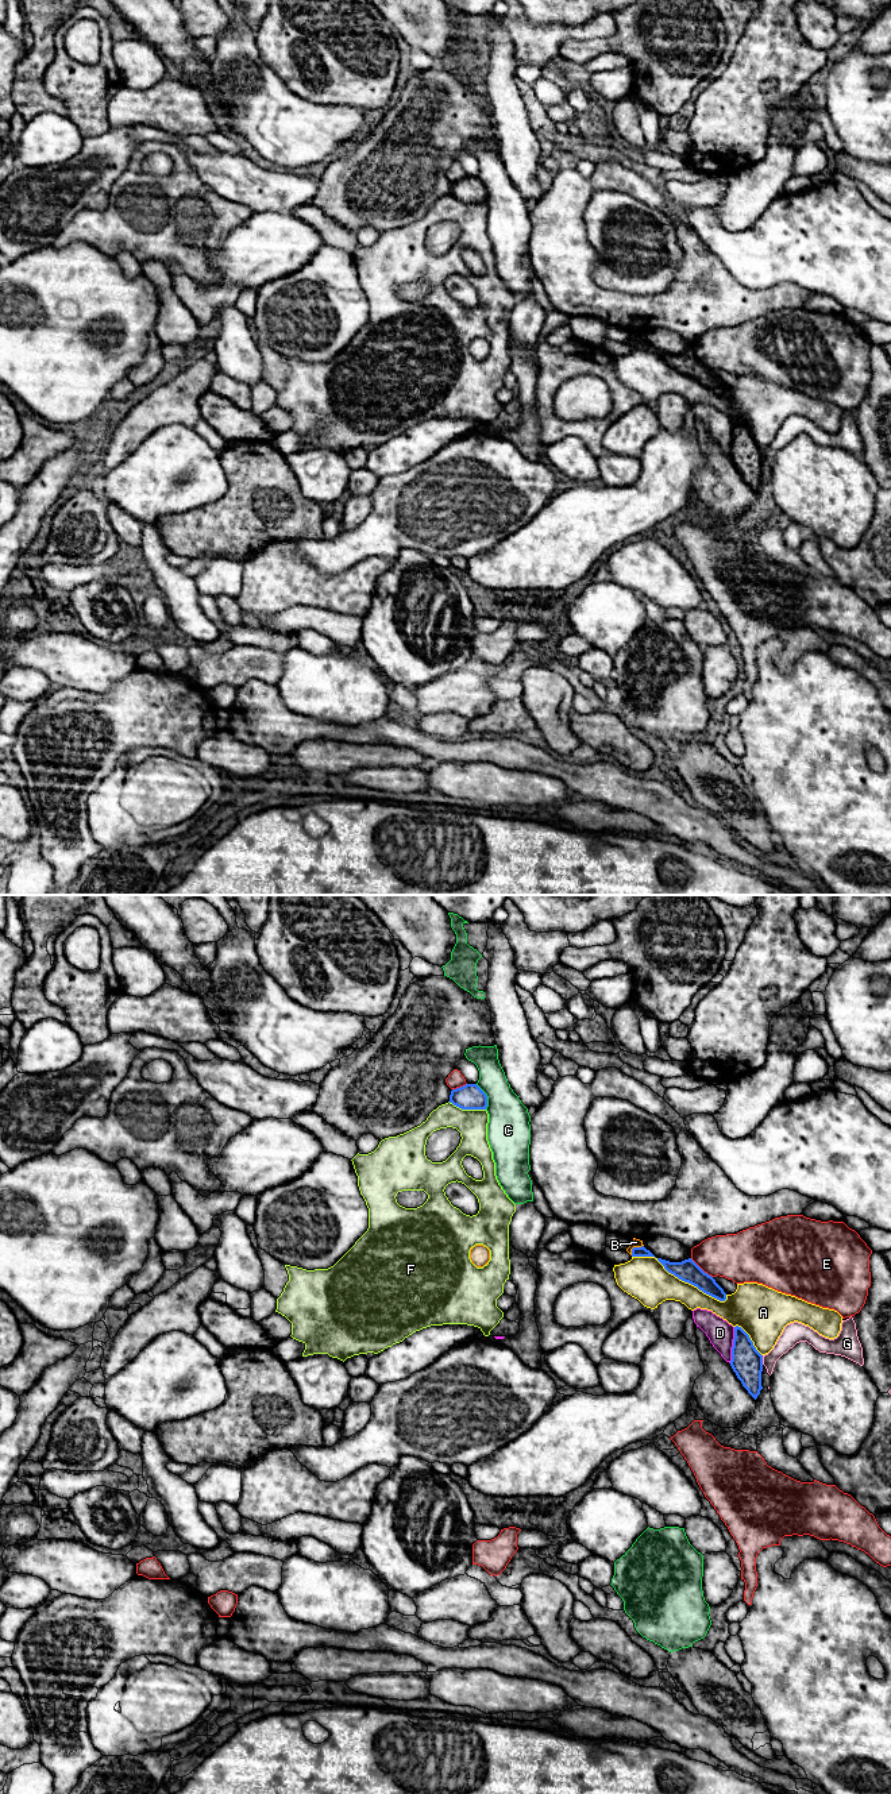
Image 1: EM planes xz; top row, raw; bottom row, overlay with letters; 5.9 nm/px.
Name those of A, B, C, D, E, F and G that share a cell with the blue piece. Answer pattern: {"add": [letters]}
{"add": []}

